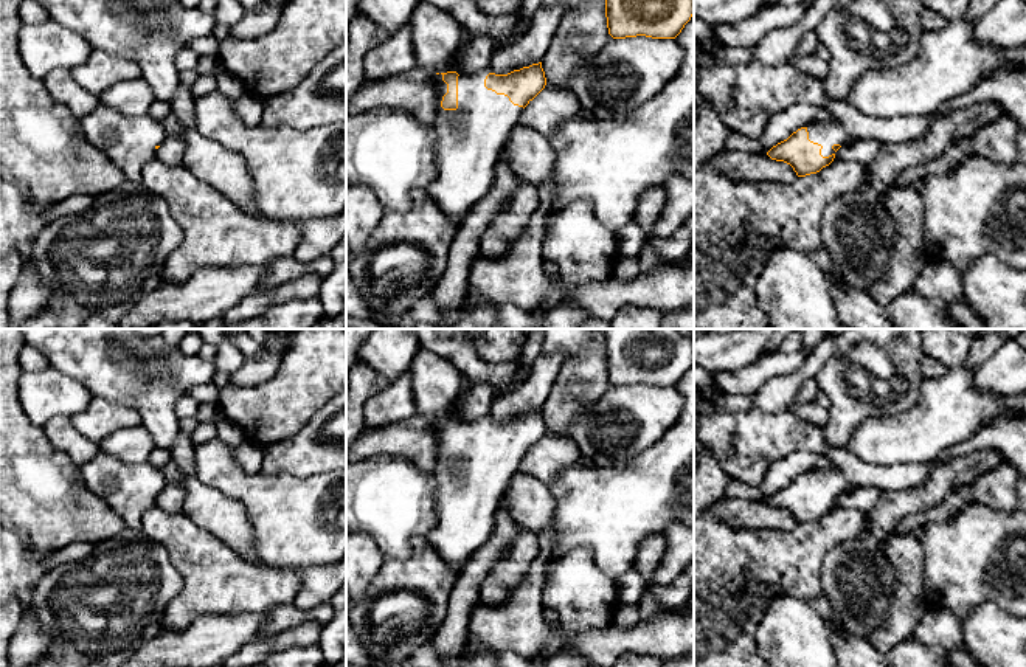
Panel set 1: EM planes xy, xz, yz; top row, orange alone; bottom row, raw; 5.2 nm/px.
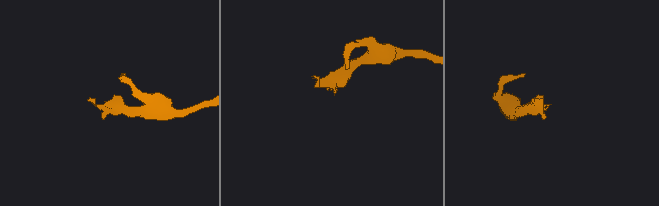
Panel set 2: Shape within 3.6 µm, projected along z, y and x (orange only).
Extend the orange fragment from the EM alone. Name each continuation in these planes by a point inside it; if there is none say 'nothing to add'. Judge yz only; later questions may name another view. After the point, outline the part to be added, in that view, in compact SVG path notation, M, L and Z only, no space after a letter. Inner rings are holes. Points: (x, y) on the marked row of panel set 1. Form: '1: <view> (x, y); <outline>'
1: yz (828, 132); M834 119L813 121L804 126L809 132L809 140L823 146L821 155L829 157L837 154L834 144L846 144L854 138L844 130L844 126Z

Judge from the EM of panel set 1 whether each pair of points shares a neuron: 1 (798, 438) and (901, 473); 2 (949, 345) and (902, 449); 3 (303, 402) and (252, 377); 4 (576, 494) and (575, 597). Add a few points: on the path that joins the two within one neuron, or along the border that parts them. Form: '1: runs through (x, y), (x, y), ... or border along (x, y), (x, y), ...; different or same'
1: runs through (823, 449), (840, 456), (859, 473), (876, 473); same
2: runs through (952, 371), (952, 399), (928, 422); same
3: border along (281, 355), (267, 380), (232, 387); different
4: border along (604, 571), (589, 546), (576, 546), (550, 576); different

